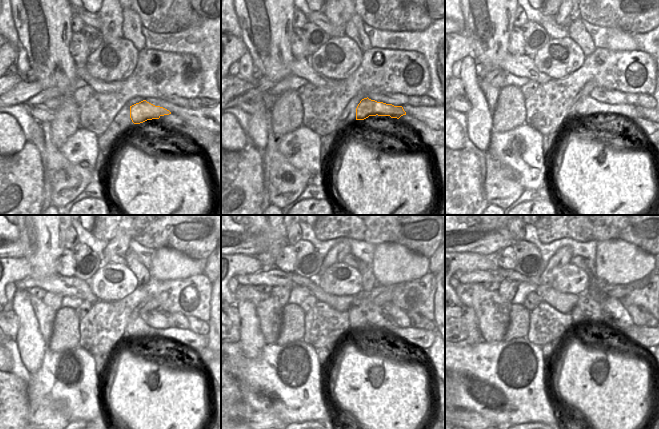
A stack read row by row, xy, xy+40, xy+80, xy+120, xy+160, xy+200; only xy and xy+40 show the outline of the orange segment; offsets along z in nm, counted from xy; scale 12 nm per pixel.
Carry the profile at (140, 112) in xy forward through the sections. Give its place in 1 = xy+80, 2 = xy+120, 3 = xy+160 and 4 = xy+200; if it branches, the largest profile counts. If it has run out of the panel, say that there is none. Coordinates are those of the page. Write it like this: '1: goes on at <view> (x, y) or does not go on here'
1: goes on at xy+80 (587, 106)
2: goes on at xy+120 (139, 329)
3: goes on at xy+160 (417, 337)
4: goes on at xy+200 (646, 337)

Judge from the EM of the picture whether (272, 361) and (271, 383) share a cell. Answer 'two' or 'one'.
one

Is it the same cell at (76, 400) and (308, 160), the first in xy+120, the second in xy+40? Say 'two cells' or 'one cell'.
one cell

